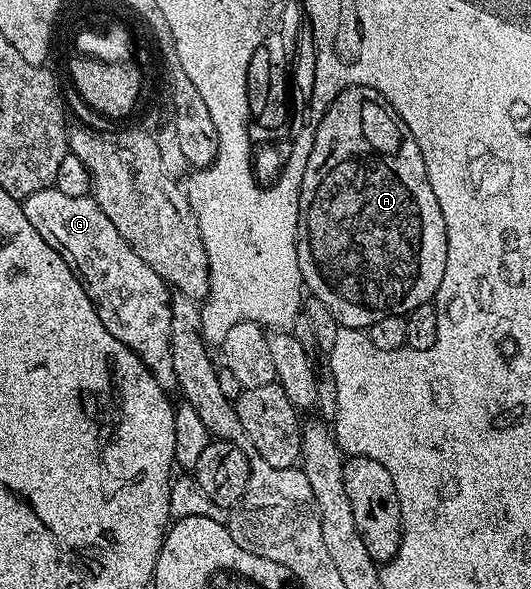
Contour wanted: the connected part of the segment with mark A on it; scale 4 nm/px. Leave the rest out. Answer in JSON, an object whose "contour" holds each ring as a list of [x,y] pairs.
{"contour":[[[347,87],[326,109],[322,121],[314,129],[314,145],[310,149],[310,157],[306,161],[306,173],[302,177],[300,190],[300,208],[298,209],[298,229],[296,230],[296,252],[298,253],[298,269],[303,286],[310,290],[311,298],[322,301],[326,309],[336,318],[337,324],[344,329],[366,329],[374,325],[374,321],[382,321],[382,317],[391,315],[407,316],[408,312],[418,309],[418,305],[433,302],[438,285],[442,285],[442,277],[446,273],[446,221],[442,221],[442,209],[438,209],[438,197],[434,197],[434,189],[430,189],[430,181],[426,177],[426,165],[422,161],[422,149],[418,149],[418,141],[414,141],[411,133],[400,122],[395,109],[388,106],[384,96],[369,87]]]}

